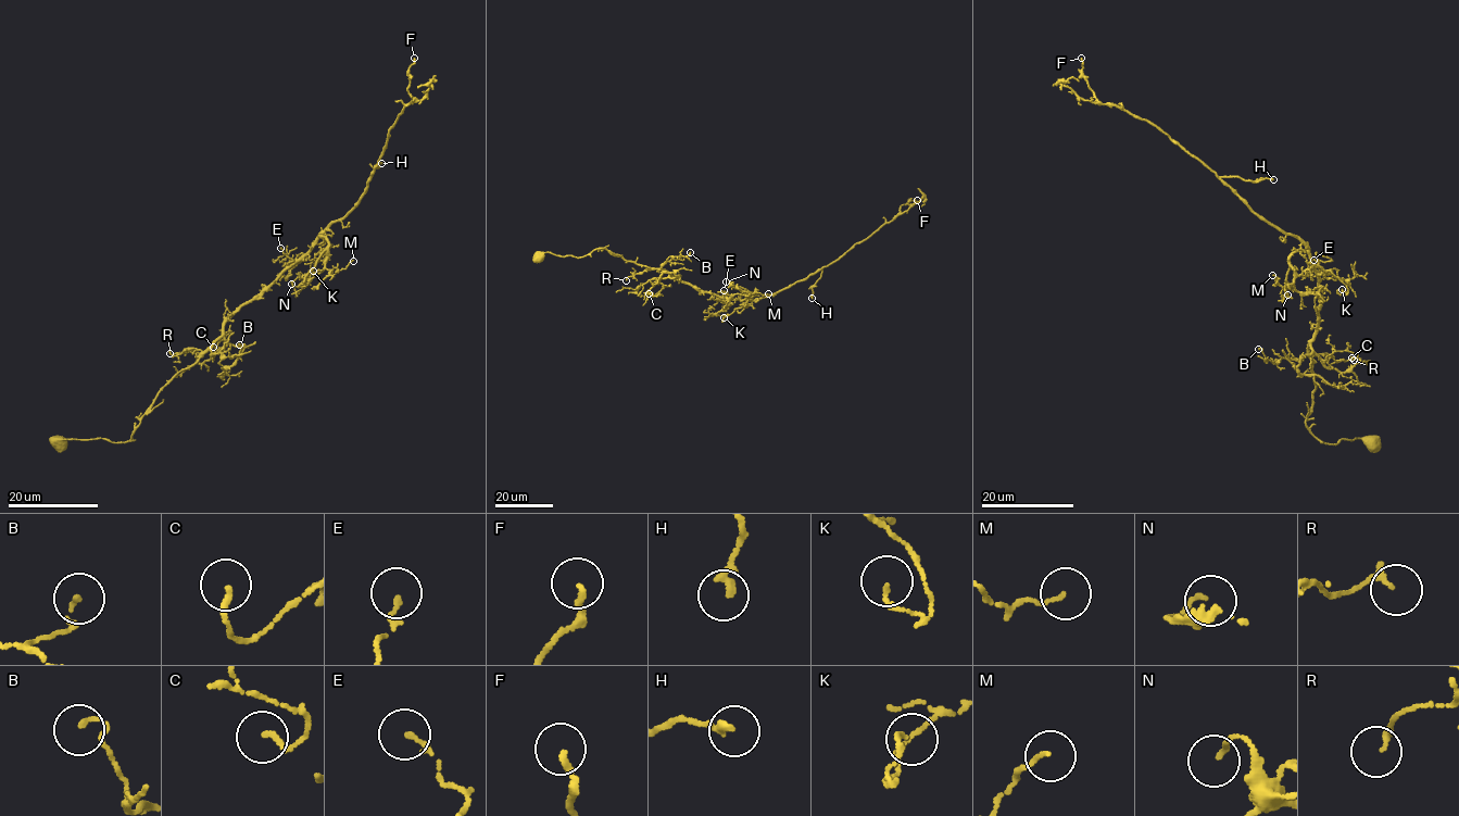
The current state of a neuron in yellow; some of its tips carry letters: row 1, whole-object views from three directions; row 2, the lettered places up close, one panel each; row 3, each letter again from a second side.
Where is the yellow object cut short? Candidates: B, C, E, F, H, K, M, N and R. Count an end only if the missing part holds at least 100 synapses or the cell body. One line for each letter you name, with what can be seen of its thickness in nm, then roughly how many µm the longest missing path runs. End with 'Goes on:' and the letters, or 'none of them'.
Goes on: none of them

